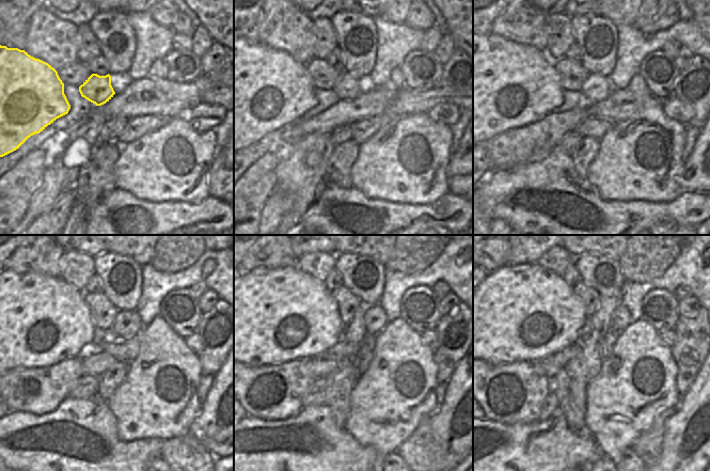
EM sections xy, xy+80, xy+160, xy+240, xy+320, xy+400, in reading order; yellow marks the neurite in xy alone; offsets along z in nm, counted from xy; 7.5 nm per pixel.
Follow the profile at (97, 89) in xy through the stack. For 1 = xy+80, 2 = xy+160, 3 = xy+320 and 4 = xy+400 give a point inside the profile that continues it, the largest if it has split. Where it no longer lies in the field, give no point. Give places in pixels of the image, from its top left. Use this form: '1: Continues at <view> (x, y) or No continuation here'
1: Continues at xy+80 (347, 88)
2: Continues at xy+160 (596, 88)
3: Continues at xy+320 (376, 319)
4: Continues at xy+400 (620, 319).

